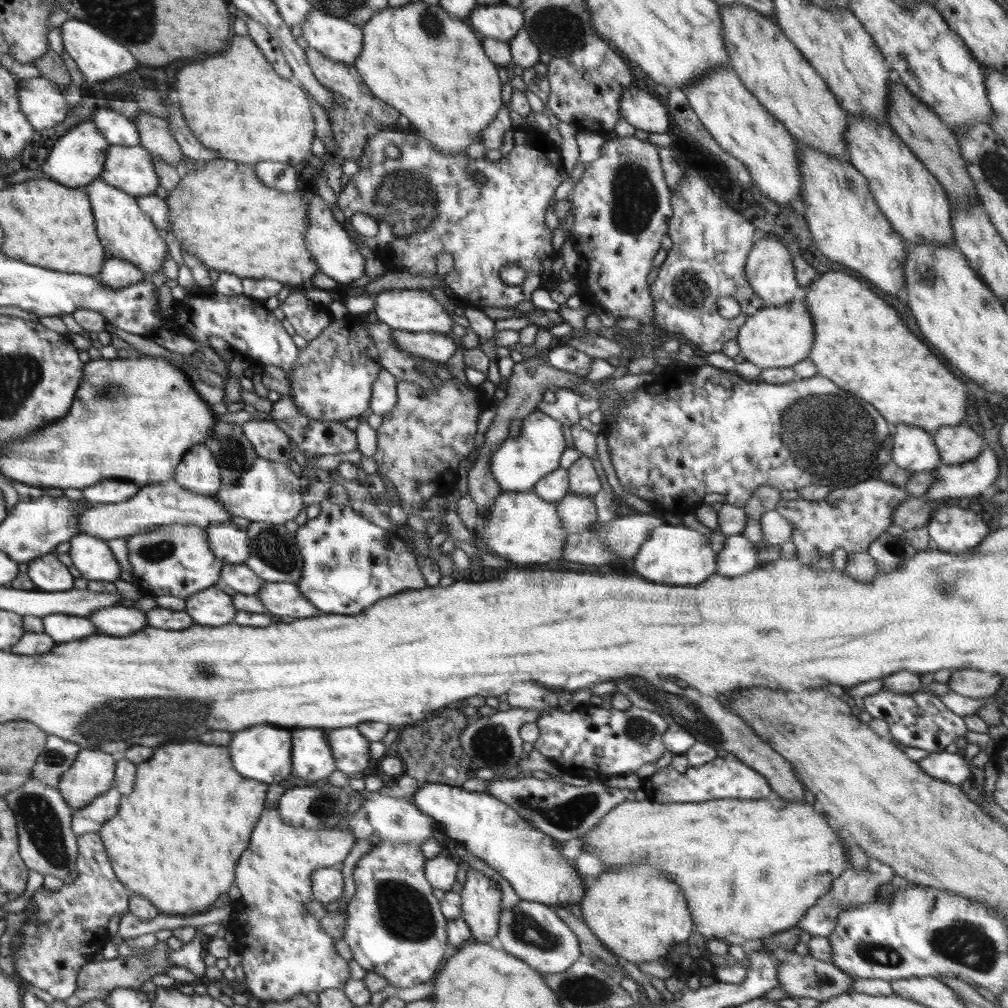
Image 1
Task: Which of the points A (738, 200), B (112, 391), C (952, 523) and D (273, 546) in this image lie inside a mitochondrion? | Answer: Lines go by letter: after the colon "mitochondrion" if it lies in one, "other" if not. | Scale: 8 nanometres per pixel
A: other
B: mitochondrion
C: other
D: mitochondrion

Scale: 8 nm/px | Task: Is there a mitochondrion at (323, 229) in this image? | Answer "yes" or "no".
no

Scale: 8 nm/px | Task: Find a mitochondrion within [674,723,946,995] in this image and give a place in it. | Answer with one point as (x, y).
(876, 953)

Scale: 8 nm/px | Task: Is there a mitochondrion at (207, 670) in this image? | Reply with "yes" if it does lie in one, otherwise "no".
yes

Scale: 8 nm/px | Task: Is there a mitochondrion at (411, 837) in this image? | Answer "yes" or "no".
no

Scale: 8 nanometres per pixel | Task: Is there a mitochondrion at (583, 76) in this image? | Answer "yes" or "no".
yes

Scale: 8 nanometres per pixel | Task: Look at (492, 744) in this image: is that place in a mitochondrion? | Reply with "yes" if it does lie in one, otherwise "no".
yes

